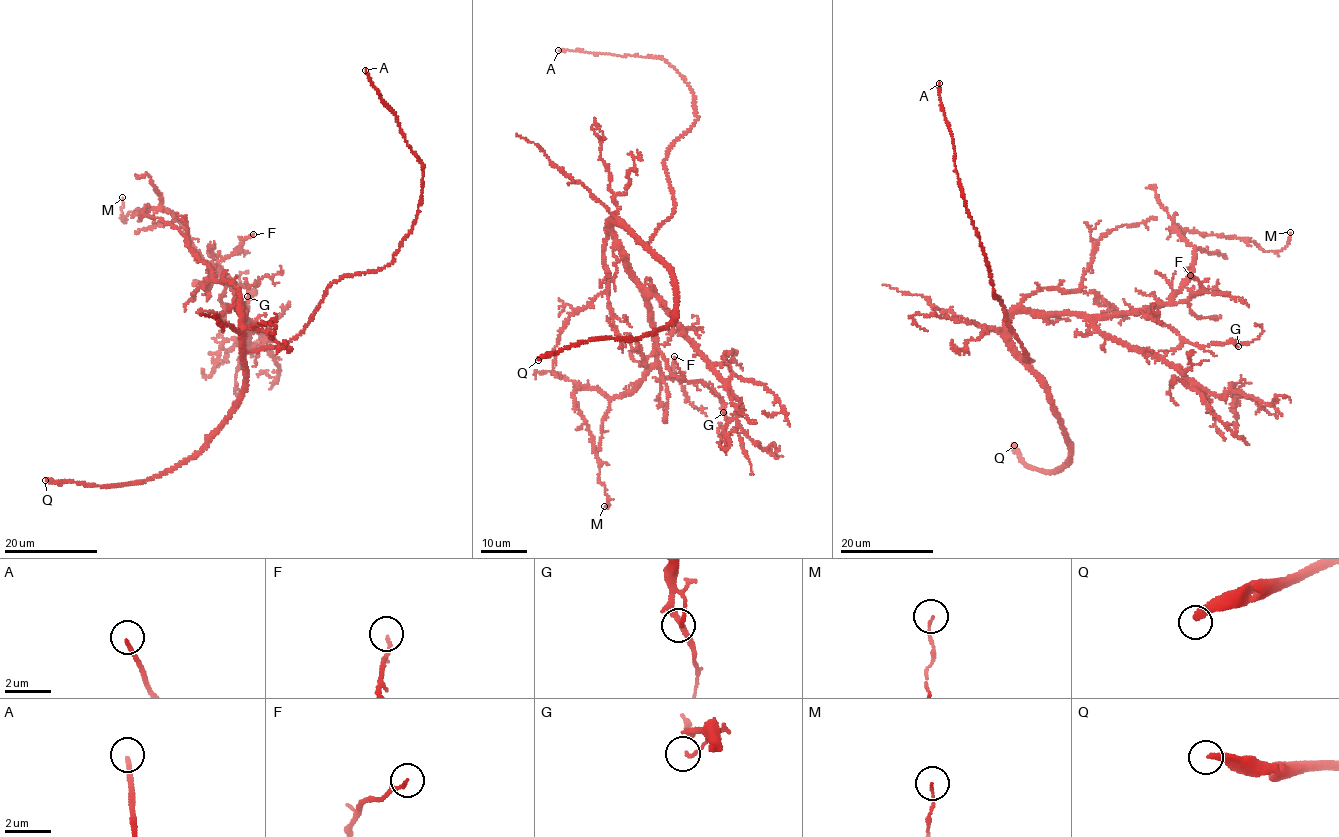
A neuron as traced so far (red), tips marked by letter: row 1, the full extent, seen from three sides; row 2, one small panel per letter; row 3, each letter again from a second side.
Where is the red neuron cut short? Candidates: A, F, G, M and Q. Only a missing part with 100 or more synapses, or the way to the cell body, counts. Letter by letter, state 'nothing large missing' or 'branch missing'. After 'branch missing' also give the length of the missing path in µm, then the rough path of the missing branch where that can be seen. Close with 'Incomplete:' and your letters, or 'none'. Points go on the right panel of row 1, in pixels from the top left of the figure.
A: branch missing | 15 µm | (939, 83), (935, 49), (939, 43), (933, 39)
F: nothing large missing
G: nothing large missing
M: nothing large missing
Q: branch missing | 180 µm | (1014, 445), (998, 359), (1005, 304), (1057, 205), (1083, 191), (1126, 189), (1182, 243), (1228, 257), (1245, 243)
Incomplete: A, Q

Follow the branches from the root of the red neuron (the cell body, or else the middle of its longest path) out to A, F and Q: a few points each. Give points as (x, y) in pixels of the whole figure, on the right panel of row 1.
A: (1014, 350), (1033, 360), (1027, 360), (1003, 306), (995, 298), (986, 255), (956, 171), (939, 83)
F: (1014, 350), (1010, 318), (1017, 313), (1111, 315), (1173, 304), (1202, 288), (1190, 275)
Q: (1014, 350), (1046, 392), (1070, 453), (1067, 462), (1050, 472), (1019, 462), (1012, 449), (1014, 445)

